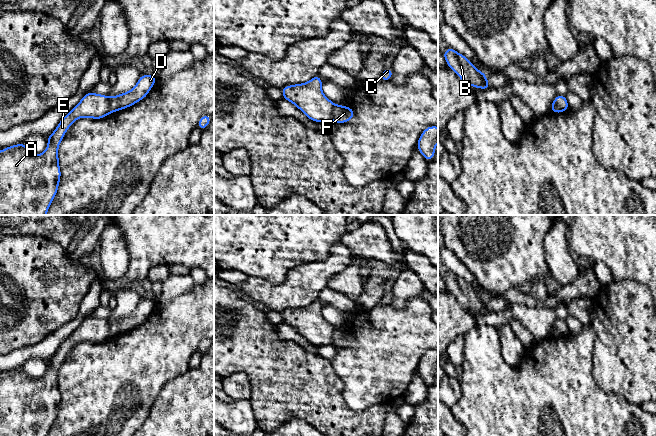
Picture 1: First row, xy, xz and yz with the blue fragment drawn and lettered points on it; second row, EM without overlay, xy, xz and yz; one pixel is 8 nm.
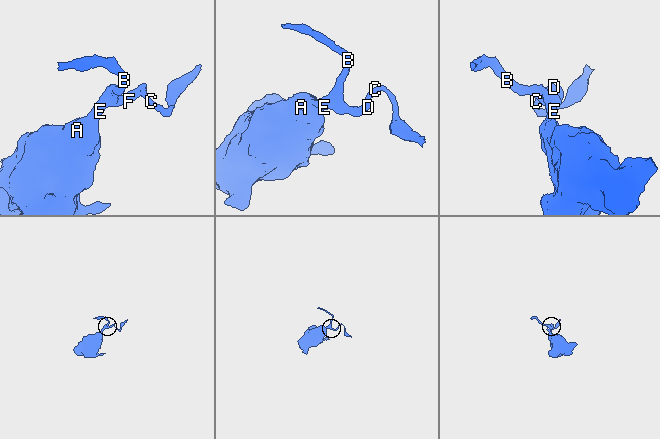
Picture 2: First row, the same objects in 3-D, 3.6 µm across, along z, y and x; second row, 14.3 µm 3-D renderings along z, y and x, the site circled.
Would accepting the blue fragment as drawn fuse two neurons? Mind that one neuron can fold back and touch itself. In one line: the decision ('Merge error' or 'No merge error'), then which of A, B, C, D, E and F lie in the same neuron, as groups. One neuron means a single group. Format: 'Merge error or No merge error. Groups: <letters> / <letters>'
Merge error. Groups: A B E / C D F

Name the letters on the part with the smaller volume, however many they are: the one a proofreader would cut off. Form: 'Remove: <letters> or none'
Remove: C, D, F

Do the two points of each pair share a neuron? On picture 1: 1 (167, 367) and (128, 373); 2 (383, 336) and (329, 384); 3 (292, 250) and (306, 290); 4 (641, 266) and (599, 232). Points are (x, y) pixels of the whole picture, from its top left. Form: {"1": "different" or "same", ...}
{"1": "same", "2": "different", "3": "different", "4": "same"}

